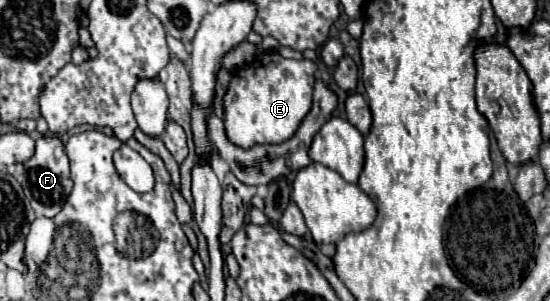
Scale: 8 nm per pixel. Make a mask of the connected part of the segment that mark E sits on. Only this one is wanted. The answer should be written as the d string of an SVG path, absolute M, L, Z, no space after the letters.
M283 57L279 63L269 61L263 65L261 61L253 61L251 65L235 71L223 97L223 123L227 139L243 149L291 139L299 123L311 111L315 73L315 61L293 61Z

